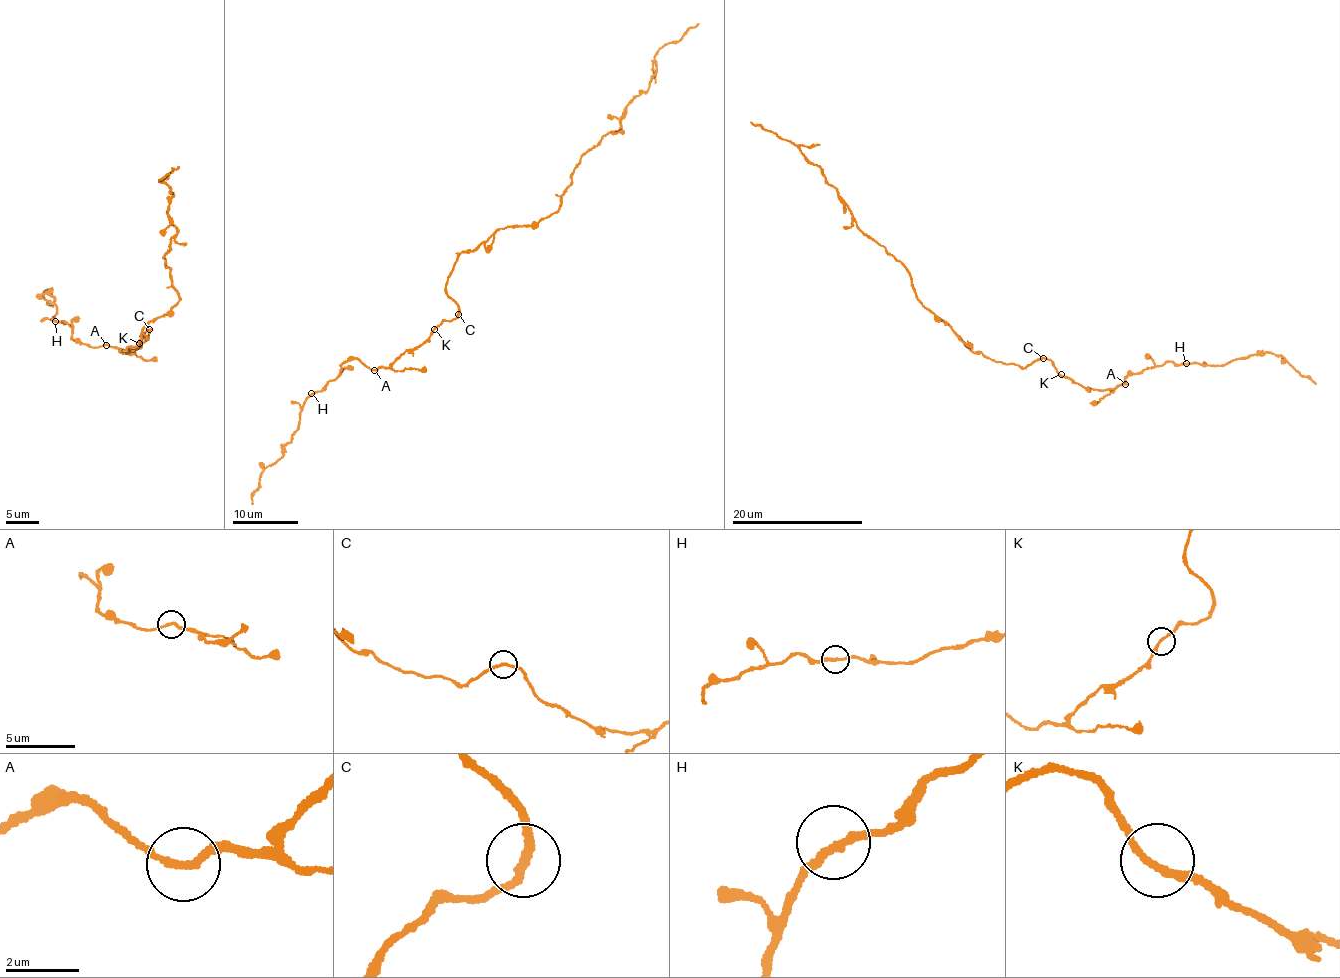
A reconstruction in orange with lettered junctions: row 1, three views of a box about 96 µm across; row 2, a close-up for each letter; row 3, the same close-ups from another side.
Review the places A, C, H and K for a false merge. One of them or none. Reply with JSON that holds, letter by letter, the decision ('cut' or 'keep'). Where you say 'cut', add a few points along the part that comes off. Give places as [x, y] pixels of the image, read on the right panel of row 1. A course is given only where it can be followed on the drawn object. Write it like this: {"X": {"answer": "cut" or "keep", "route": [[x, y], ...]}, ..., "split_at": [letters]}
{"A": {"answer": "keep"}, "C": {"answer": "keep"}, "H": {"answer": "keep"}, "K": {"answer": "keep"}, "split_at": []}

